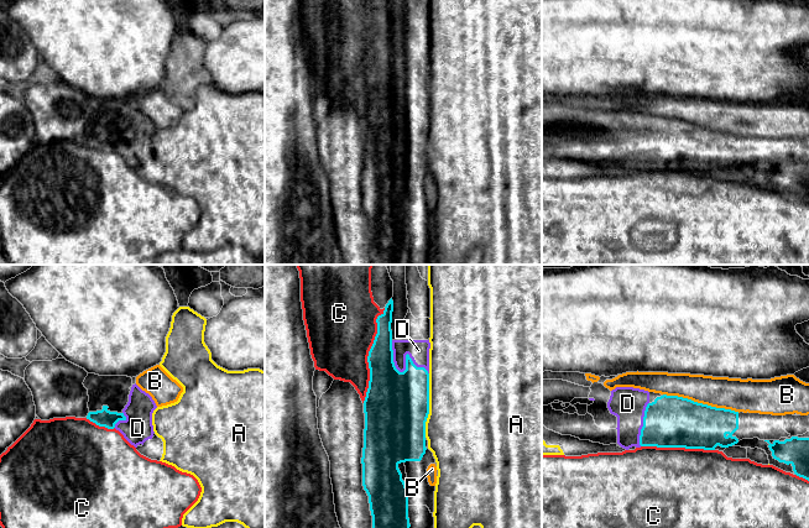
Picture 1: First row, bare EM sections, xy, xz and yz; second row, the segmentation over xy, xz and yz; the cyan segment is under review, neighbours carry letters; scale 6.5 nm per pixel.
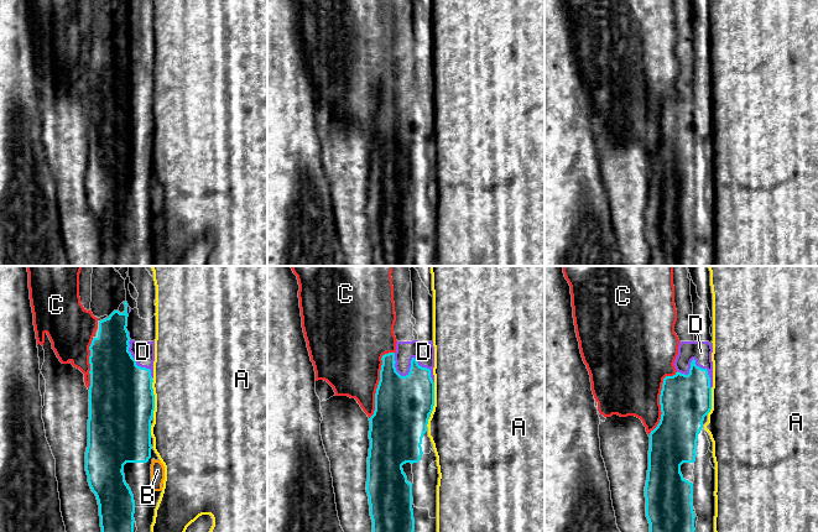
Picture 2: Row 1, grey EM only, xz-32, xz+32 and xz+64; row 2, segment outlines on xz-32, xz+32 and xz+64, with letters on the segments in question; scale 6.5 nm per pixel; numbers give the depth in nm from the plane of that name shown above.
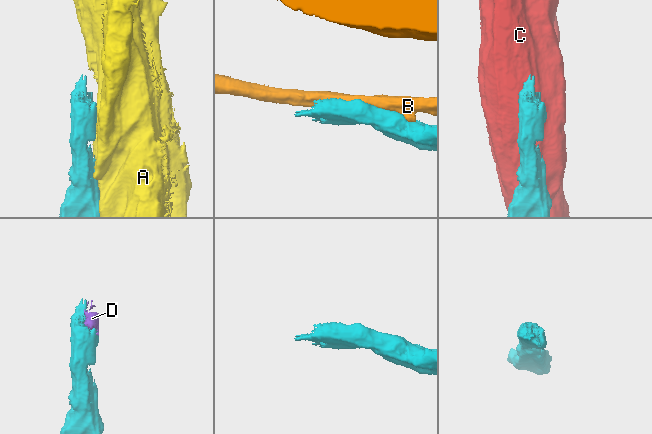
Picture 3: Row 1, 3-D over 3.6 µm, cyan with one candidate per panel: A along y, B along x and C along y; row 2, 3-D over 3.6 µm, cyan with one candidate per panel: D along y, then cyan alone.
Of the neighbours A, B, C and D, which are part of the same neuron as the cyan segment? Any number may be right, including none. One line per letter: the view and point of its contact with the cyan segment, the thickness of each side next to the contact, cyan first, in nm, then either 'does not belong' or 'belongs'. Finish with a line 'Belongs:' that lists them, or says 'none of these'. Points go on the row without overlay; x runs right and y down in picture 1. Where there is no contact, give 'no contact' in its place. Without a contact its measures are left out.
A: xz (428, 129) | 420/500 nm | does not belong
B: yz (701, 126) | 340/220 nm | does not belong
C: xz (369, 78) | 260/440 nm | does not belong
D: xz (406, 89) | 420/140 nm | belongs
Belongs: D

